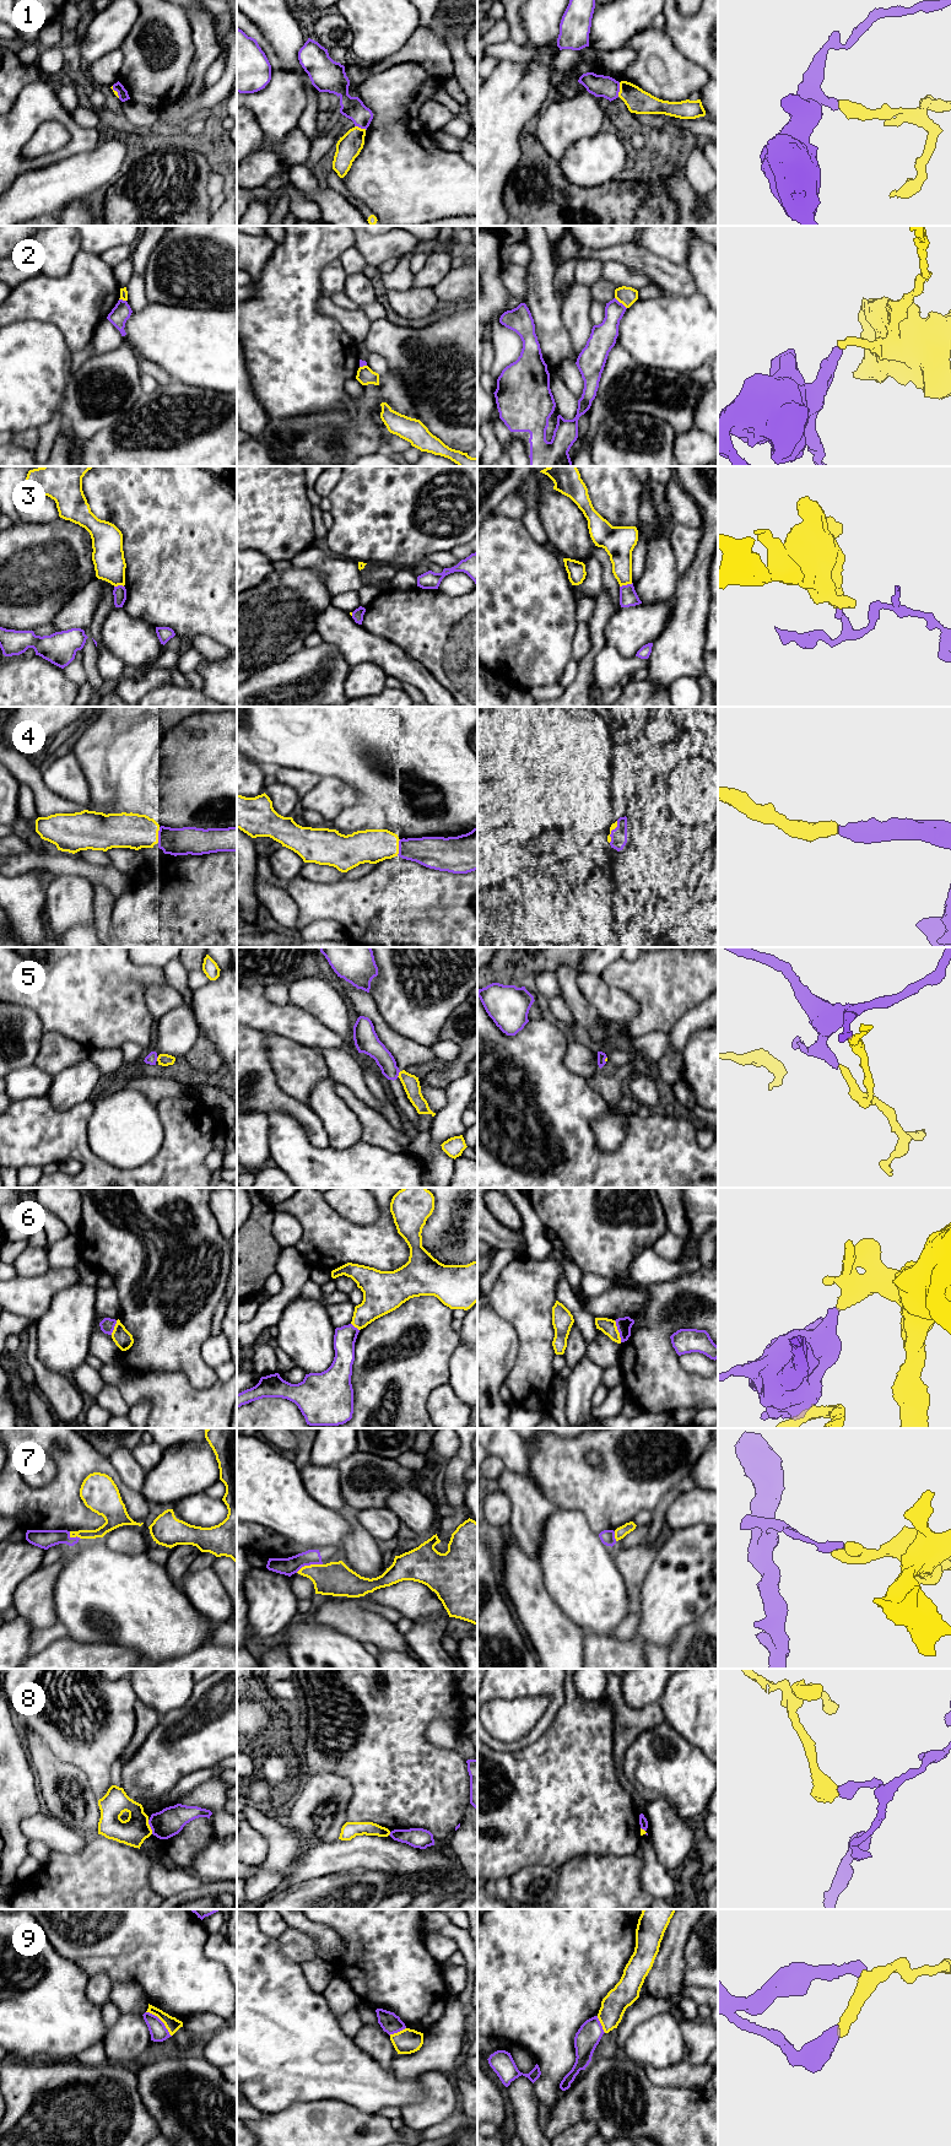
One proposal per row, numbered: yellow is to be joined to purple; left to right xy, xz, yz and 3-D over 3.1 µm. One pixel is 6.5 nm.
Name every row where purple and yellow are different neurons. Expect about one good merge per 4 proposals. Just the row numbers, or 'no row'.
1, 2, 3, 5, 6, 7, 8, 9

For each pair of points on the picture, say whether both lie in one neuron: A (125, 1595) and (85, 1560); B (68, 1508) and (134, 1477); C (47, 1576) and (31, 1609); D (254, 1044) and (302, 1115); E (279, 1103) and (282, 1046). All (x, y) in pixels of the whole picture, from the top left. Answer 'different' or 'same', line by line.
A: same
B: different
C: same
D: same
E: different

